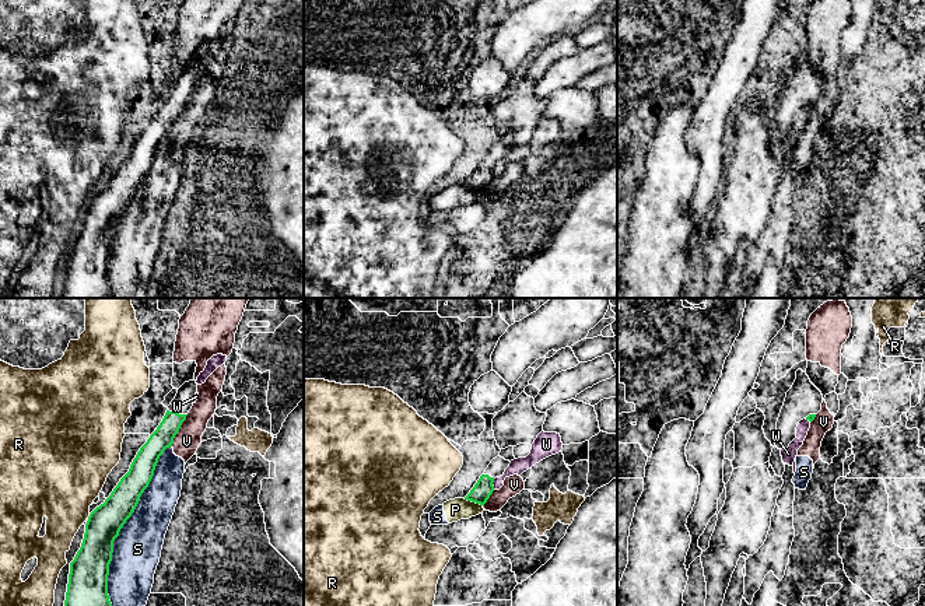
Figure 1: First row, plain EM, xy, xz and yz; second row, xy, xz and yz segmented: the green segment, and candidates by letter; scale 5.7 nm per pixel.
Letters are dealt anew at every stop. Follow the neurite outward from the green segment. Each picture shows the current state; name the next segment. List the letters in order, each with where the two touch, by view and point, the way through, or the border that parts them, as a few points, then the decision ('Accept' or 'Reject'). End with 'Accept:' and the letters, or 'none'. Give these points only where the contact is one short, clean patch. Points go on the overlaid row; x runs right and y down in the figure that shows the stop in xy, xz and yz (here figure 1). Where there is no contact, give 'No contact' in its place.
P: Touches green at xz (473, 501). Boundary: xz (463, 498), (483, 505). Reject
R: Touches green at xy (90, 515). Reject
S: Touches green at xy (123, 524). Reject
V: Touches green at xy (178, 430). Boundary: xy (188, 414), (171, 445). Reject
W: Touches green at xz (491, 484). Boundary: xz (494, 479), (493, 489). Reject
Accept: none

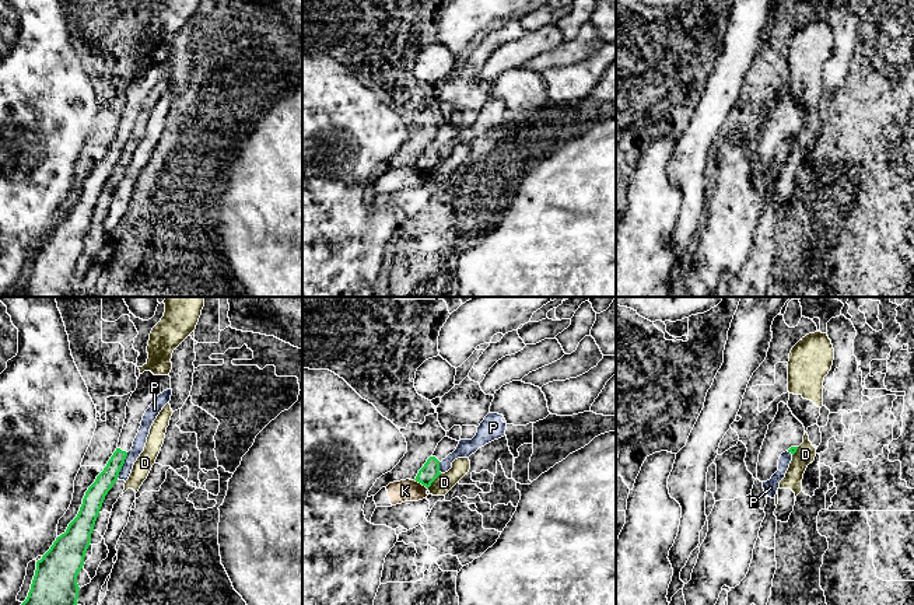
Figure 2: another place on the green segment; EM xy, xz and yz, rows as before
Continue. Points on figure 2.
D: Touches green at xz (434, 479). Boundary: xz (441, 474), (427, 488). Reject
K: Touches green at xz (422, 483). Boundary: xz (415, 479), (427, 489). Reject
P: Touches green at xy (122, 465). Boundary: xy (128, 453), (116, 478). Reject
Accept: none

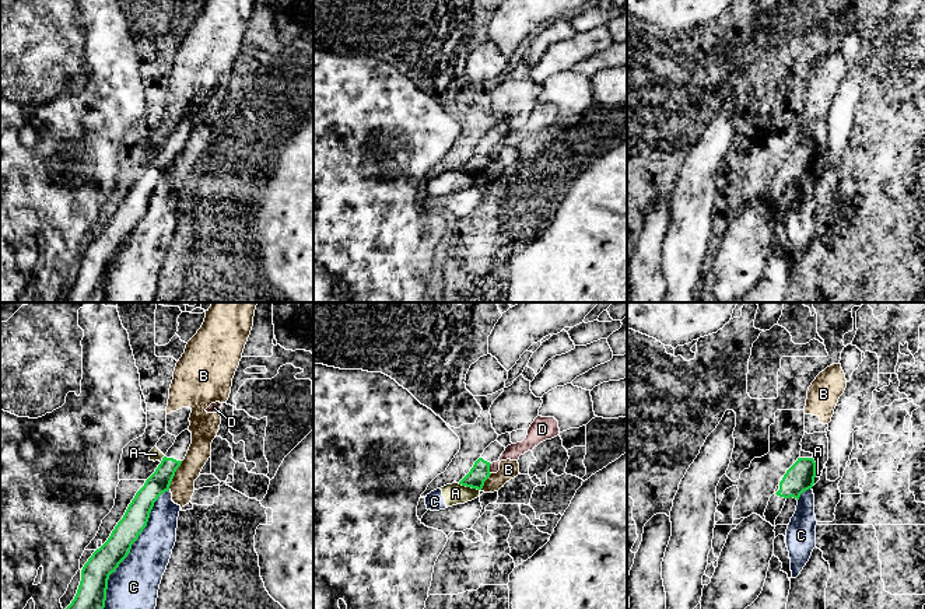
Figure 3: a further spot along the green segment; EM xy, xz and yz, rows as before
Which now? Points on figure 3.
A: Touches green at xz (469, 486). Boundary: xz (458, 483), (479, 490). Reject
B: Touches green at xy (174, 475). Boundary: xy (182, 461), (168, 489). Reject
C: Touches green at xy (130, 548). Reject
D: Touches green at xz (489, 469). Boundary: xz (491, 464), (490, 473). Reject
Accept: none

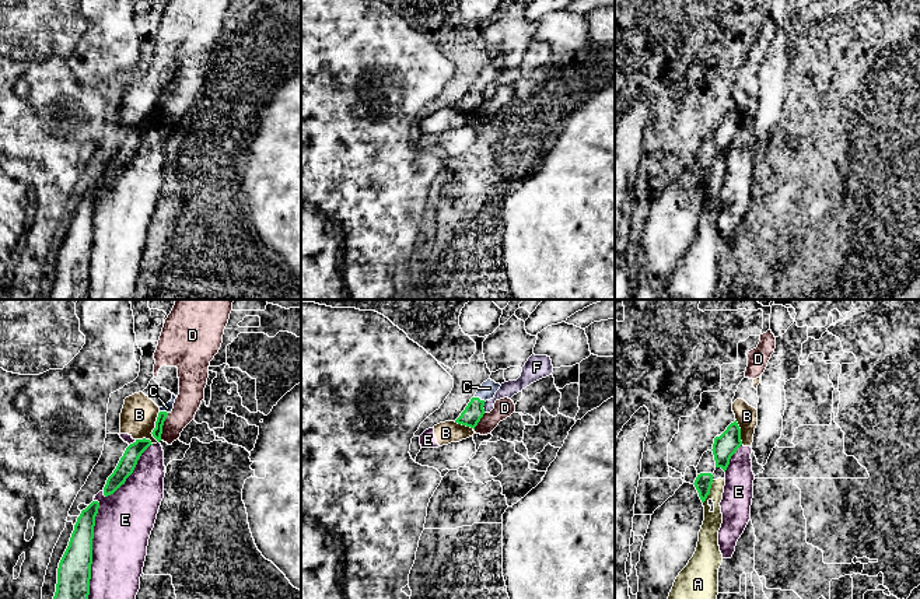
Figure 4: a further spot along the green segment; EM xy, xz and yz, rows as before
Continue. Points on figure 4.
A: Touches green at yz (709, 491). Reject
B: Touches green at xy (156, 427). Boundary: xy (160, 412), (151, 433), (157, 441). Reject
C: Touches green at xz (479, 399). Path across: xz (474, 412), (479, 399), (489, 388). Accept
D: Touches green at xy (161, 427). Boundary: xy (168, 413), (160, 440). Reject
E: Touches green at xy (91, 549). Reject
F: Touches green at xz (482, 407). Boundary: xz (485, 402), (483, 412). Reject
Accept: C

